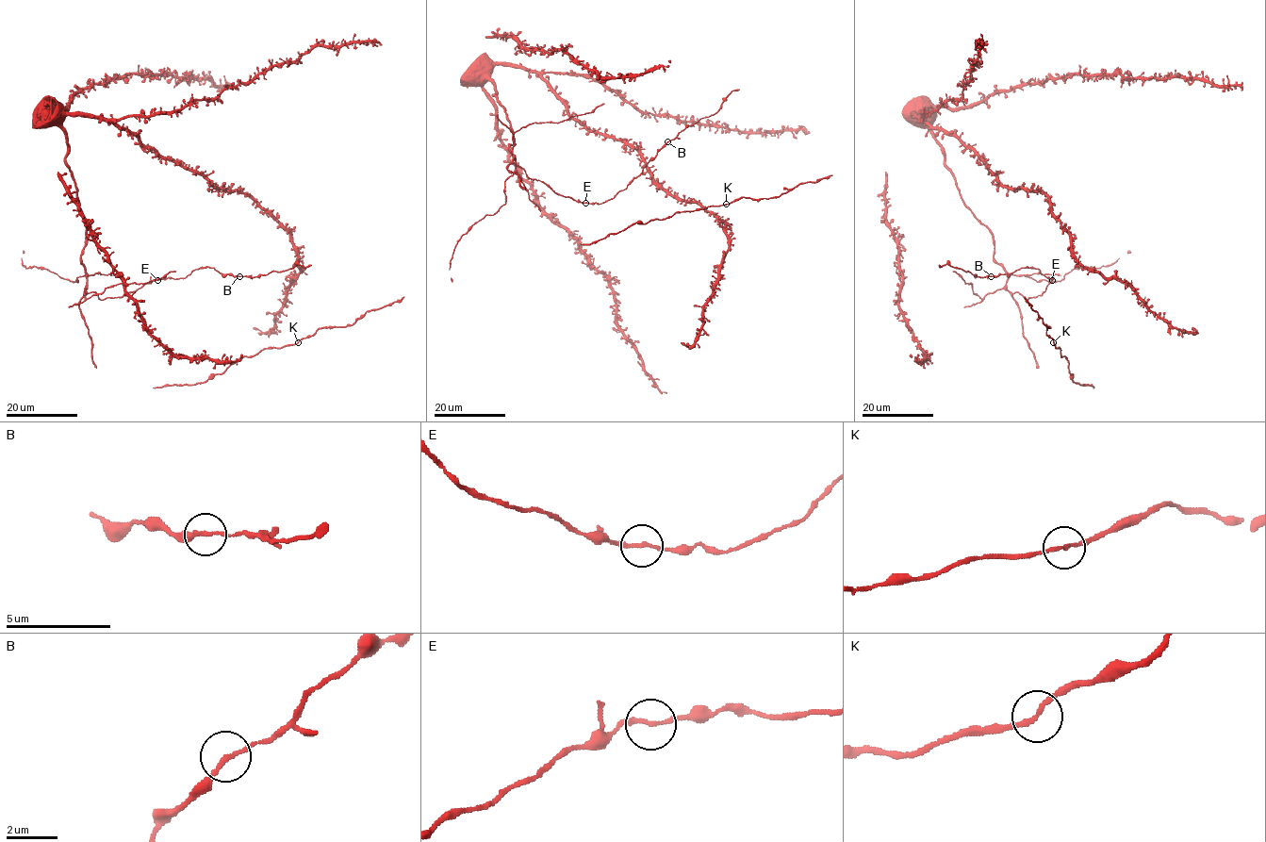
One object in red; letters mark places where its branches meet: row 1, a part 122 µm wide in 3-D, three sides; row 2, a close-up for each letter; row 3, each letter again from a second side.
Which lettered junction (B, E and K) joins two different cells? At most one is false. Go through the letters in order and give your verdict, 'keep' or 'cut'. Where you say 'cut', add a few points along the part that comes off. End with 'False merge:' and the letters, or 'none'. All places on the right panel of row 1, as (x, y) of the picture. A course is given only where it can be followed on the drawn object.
B: keep
E: keep
K: keep
False merge: none

